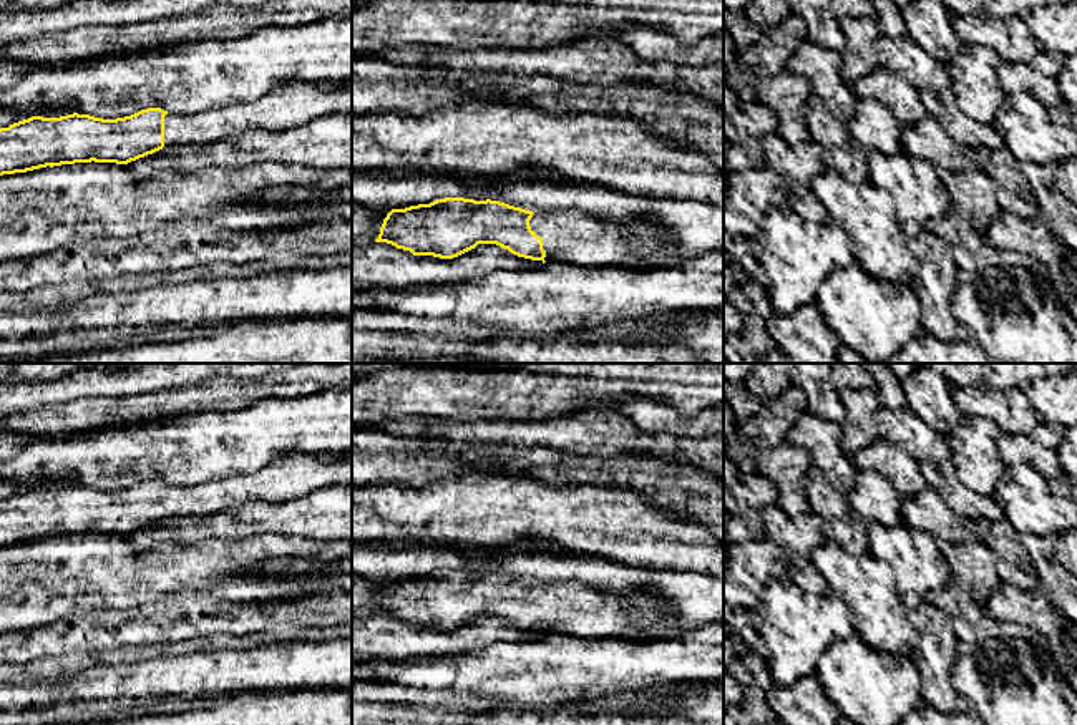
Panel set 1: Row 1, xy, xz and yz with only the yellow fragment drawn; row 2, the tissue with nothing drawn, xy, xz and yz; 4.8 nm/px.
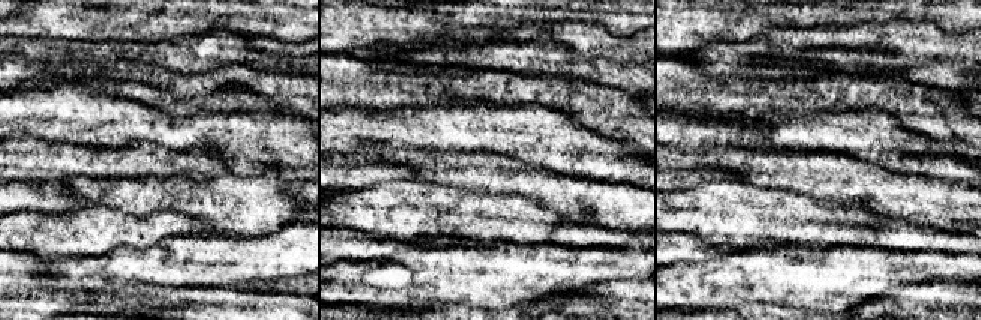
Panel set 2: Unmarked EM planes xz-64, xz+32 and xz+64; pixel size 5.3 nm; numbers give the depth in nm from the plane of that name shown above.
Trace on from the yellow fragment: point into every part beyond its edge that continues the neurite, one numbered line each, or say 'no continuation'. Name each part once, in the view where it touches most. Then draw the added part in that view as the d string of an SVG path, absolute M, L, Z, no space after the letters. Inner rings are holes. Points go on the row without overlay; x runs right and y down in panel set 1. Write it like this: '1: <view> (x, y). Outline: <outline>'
1: xz (570, 608). Outline: M551 581L536 582L529 599L543 611L546 634L587 639L619 635L632 627L680 625L670 604L647 589L616 596L576 581Z

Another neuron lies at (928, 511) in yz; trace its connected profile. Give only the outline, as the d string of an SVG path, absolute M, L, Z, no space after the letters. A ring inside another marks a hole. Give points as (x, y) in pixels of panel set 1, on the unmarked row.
M929 486L916 496L901 499L901 521L929 533L938 541L966 544L977 539L972 523L951 511Z

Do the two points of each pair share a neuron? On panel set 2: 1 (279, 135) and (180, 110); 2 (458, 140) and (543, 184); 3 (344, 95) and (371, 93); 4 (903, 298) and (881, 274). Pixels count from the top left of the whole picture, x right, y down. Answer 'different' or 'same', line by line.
1: different
2: different
3: same
4: different

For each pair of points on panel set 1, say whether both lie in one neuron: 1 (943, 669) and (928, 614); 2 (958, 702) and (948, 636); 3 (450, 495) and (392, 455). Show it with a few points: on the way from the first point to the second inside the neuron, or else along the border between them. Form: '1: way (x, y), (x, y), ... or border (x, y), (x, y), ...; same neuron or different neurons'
1: way (936, 656), (935, 627); same neuron
2: way (941, 686), (941, 652); same neuron
3: border (470, 471), (420, 486), (392, 481); different neurons

